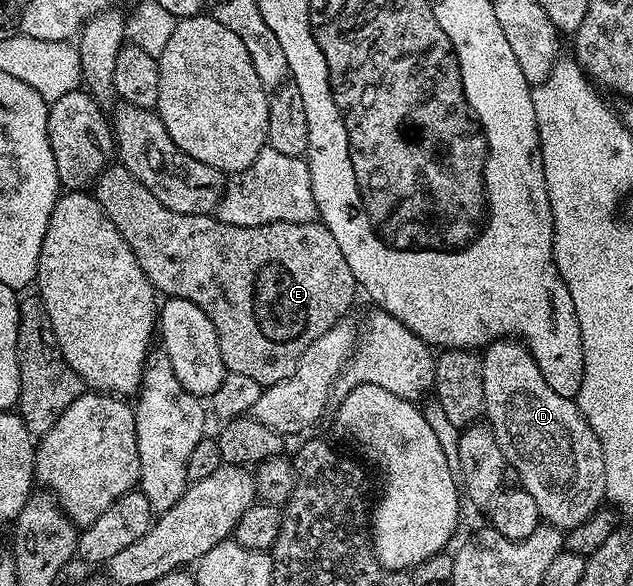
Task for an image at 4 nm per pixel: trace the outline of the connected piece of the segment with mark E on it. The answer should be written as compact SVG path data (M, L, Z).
M121 164L108 165L106 170L99 173L99 179L95 181L93 187L93 197L101 204L105 216L109 216L109 220L113 220L113 224L117 228L117 232L121 232L125 244L129 244L129 248L133 248L133 256L137 256L137 264L141 264L141 272L145 272L145 276L151 281L156 291L167 298L187 298L193 304L197 304L197 308L201 308L201 312L205 312L205 316L209 316L209 320L213 320L213 328L217 328L217 344L221 344L221 360L227 371L241 372L241 376L250 376L264 388L285 380L293 373L298 368L298 361L301 360L305 350L323 333L344 321L348 317L346 315L347 309L355 302L357 283L353 272L345 260L345 255L341 253L341 247L337 244L337 240L333 240L333 232L329 232L329 228L323 225L322 221L269 222L260 226L227 226L211 214L173 212L169 208L165 208L165 204L161 204L161 200L157 200L157 196L153 196L153 192L149 192L149 188L145 188L145 184L141 184L141 180L134 178Z

